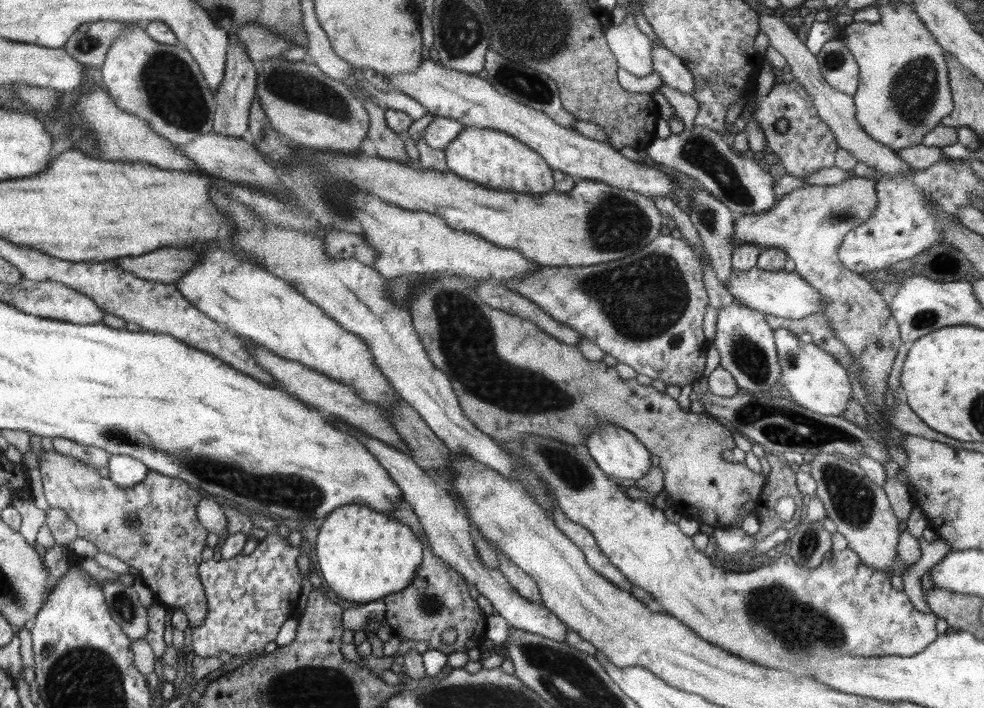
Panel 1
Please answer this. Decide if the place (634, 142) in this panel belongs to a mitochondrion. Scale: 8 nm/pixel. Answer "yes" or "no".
no

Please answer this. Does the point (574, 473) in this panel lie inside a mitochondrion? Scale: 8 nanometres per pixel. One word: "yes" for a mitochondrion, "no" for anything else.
yes

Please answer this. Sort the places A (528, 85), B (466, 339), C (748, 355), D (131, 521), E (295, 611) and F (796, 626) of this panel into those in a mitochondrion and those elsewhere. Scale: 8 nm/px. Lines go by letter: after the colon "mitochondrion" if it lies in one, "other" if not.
A: mitochondrion
B: mitochondrion
C: mitochondrion
D: mitochondrion
E: other
F: mitochondrion

